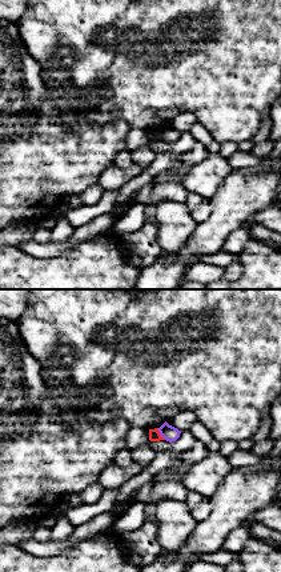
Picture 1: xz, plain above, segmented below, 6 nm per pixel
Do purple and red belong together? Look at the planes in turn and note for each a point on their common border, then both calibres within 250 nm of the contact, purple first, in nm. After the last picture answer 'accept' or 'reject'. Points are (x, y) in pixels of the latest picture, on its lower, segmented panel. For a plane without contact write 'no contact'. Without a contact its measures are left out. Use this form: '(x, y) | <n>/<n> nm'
(160, 434) | 90/70 nm

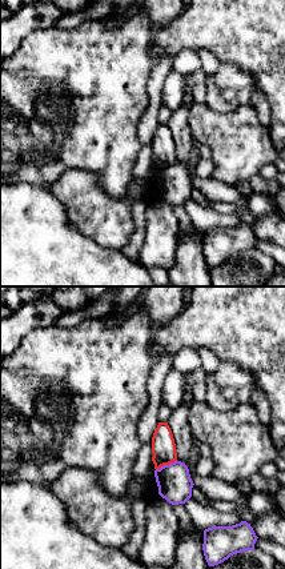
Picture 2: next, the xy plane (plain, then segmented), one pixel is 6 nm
(165, 465) | 200/140 nm

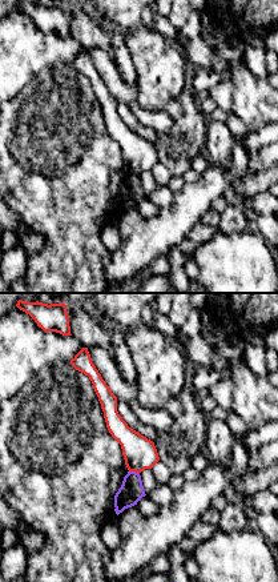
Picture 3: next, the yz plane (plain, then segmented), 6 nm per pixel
(135, 472) | 140/200 nm

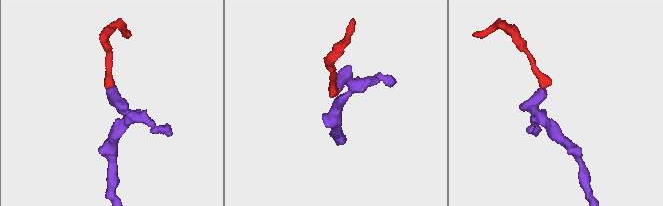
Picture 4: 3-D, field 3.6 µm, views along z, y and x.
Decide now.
reject

